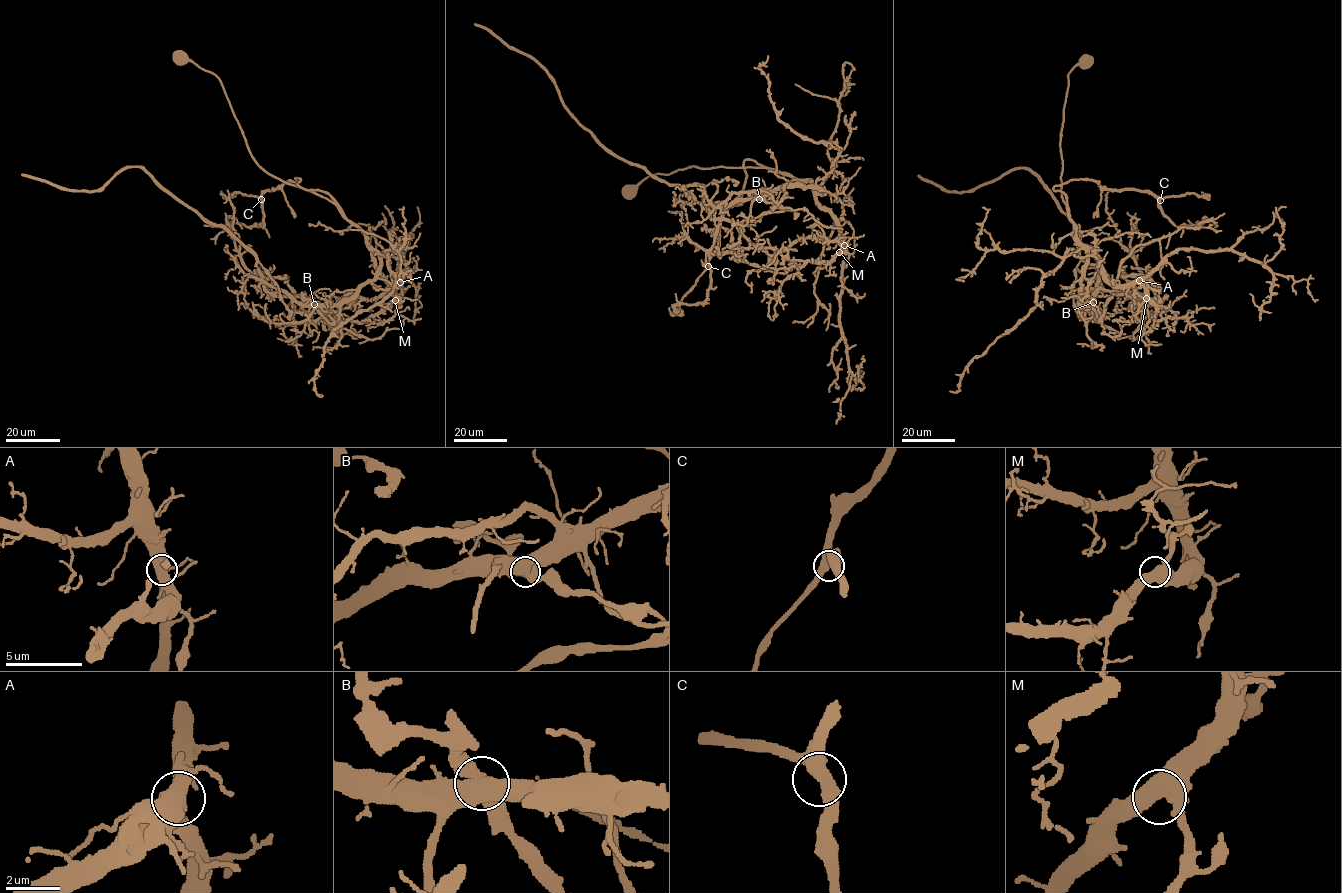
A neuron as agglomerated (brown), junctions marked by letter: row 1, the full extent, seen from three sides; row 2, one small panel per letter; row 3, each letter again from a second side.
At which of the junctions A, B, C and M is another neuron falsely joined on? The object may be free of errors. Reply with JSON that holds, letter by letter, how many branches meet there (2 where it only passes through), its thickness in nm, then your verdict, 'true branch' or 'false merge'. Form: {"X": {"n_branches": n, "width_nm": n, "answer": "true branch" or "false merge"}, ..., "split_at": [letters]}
{"A": {"n_branches": 3, "width_nm": 550, "answer": "true branch"}, "B": {"n_branches": 4, "width_nm": 600, "answer": "false merge"}, "C": {"n_branches": 3, "width_nm": 480, "answer": "true branch"}, "M": {"n_branches": 3, "width_nm": 500, "answer": "true branch"}, "split_at": ["B"]}

